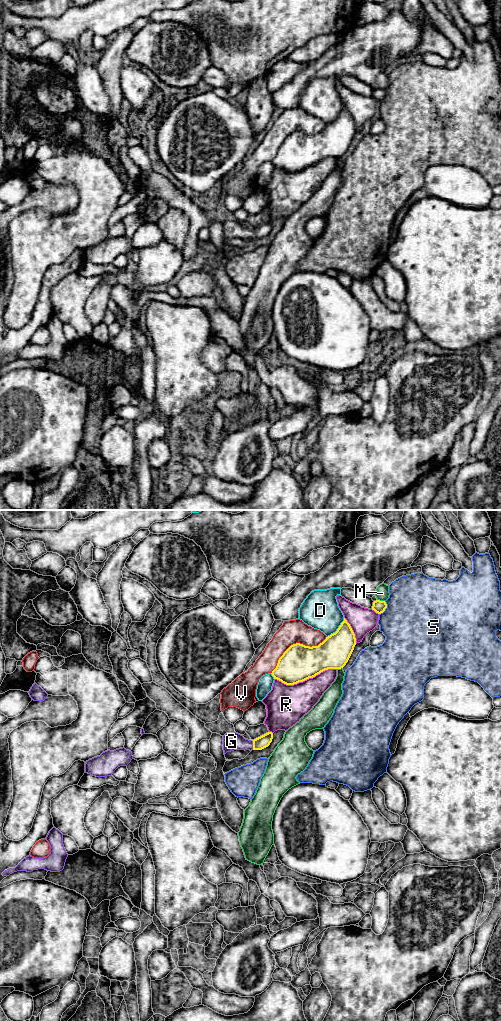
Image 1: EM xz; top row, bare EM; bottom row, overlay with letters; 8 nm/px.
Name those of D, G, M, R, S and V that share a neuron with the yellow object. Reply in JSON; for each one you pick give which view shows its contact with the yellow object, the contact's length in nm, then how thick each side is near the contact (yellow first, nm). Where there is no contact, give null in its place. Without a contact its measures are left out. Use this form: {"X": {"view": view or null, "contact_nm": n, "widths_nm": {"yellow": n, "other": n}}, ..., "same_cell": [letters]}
{"G": {"view": "xz", "contact_nm": 80, "widths_nm": {"yellow": 100, "other": 140}}, "same_cell": ["G"]}

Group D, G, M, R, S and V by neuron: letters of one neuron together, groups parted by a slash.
D / G / M / R / S / V

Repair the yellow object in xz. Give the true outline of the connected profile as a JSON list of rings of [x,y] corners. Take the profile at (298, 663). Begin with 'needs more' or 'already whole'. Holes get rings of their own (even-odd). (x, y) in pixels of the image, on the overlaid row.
already whole | [[[344,618],[337,631],[318,646],[291,645],[279,658],[271,674],[286,685],[294,685],[325,670],[341,669],[348,662],[355,645],[355,634]]]

